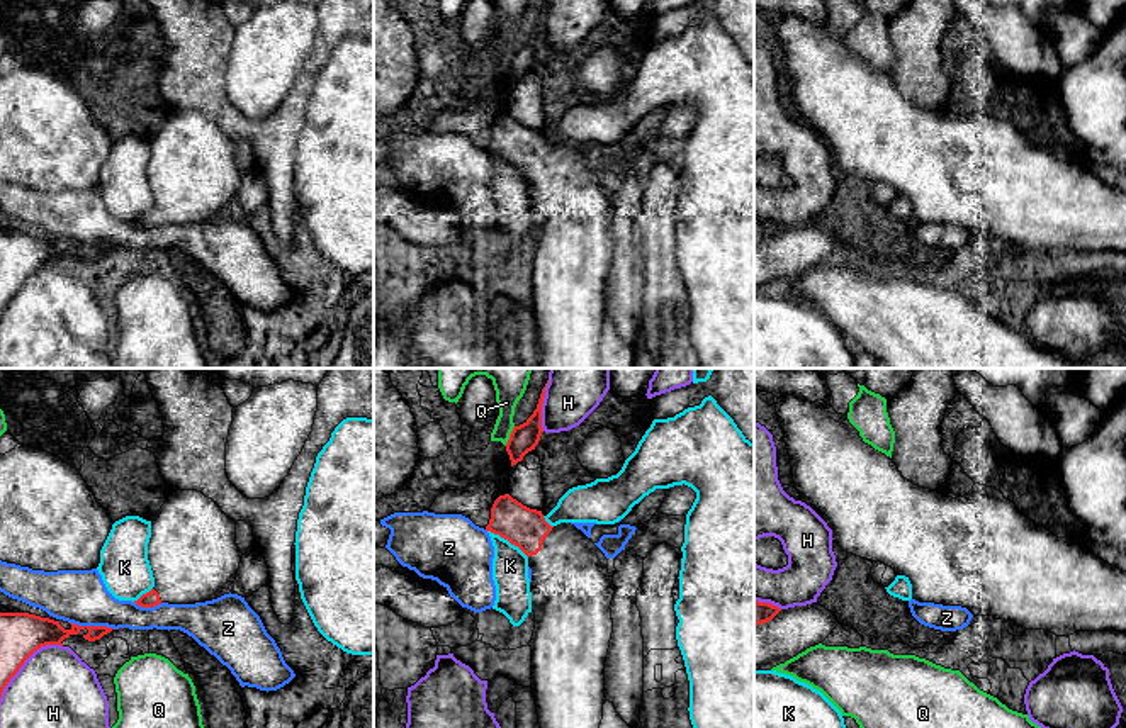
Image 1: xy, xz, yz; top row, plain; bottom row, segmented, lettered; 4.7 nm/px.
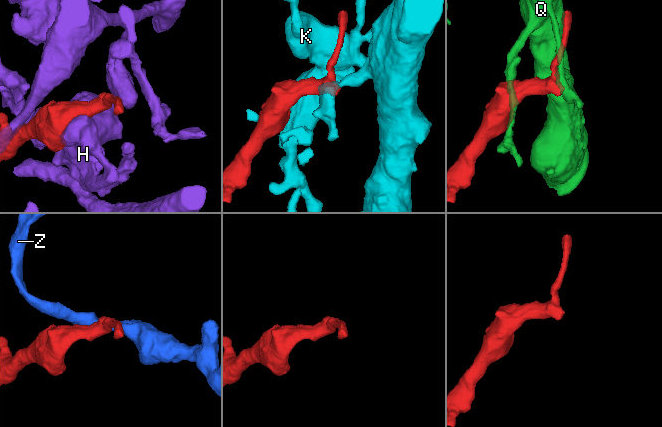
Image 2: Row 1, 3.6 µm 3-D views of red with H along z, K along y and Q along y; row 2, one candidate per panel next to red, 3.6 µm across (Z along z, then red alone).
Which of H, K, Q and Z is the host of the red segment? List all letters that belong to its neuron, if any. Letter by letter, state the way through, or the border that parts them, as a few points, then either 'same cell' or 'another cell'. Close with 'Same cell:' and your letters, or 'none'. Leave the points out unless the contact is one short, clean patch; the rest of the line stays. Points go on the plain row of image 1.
H: another cell
K: another cell
Q: another cell
Z: another cell
Same cell: none

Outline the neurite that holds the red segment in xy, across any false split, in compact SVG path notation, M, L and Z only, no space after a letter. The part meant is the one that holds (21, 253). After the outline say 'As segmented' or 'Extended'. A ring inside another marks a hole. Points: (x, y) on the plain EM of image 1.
M0 232L0 317L5 305L19 292L24 282L41 266L61 265L70 255L83 255L85 260L95 261L114 248L107 246L78 246L70 243L65 249L59 241L41 238L29 232Z. As segmented

